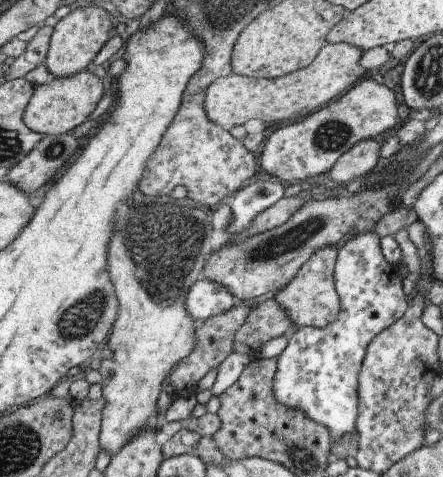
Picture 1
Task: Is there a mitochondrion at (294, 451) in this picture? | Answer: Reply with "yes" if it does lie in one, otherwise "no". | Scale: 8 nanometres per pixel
yes

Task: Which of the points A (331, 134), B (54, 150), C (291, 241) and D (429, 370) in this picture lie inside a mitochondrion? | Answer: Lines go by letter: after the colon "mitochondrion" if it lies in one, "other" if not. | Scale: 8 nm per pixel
A: mitochondrion
B: mitochondrion
C: mitochondrion
D: other

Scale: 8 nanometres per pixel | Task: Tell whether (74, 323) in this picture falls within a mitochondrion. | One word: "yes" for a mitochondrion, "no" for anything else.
yes

